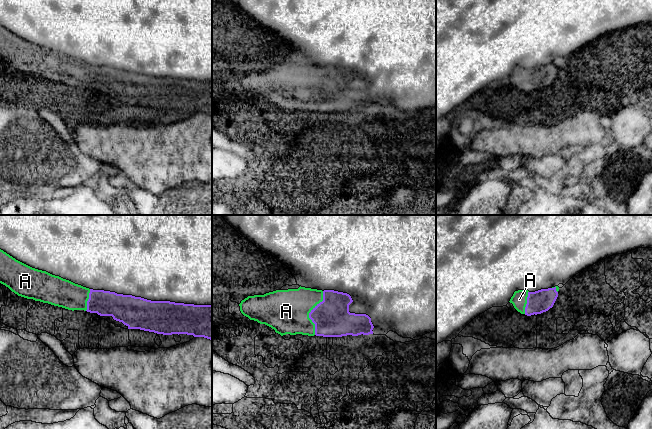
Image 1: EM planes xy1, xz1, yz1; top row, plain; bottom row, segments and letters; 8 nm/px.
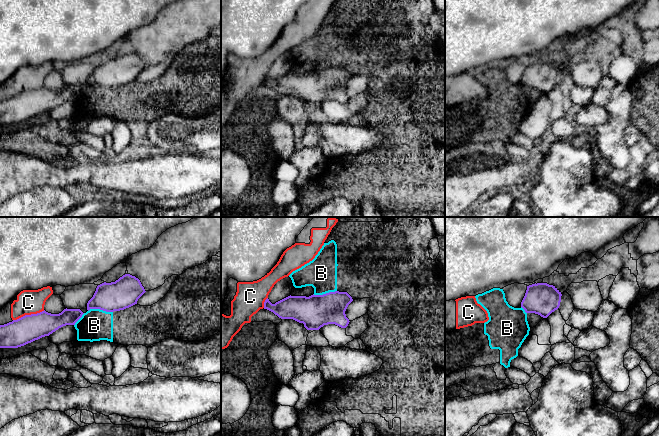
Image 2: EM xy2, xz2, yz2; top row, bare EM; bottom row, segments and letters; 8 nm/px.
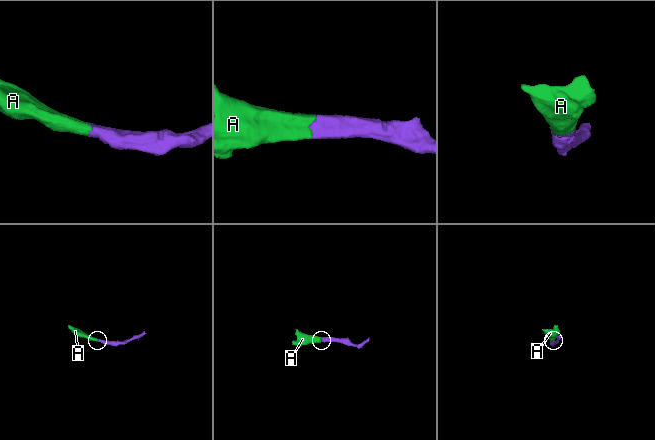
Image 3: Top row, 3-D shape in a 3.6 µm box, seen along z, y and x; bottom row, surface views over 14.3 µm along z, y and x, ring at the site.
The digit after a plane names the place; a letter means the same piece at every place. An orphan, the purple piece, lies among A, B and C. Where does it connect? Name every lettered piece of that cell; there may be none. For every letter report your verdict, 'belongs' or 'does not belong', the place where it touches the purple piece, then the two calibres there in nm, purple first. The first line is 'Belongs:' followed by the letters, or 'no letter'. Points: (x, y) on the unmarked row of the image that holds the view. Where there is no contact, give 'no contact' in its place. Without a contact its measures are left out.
Belongs: A
A: belongs; contact xz1 (309, 89); calibres 300 and 360 nm
B: does not belong; contact xy2 (100, 85); calibres 240 and 260 nm
C: does not belong; contact xy2 (28, 91); calibres 220 and 200 nm

